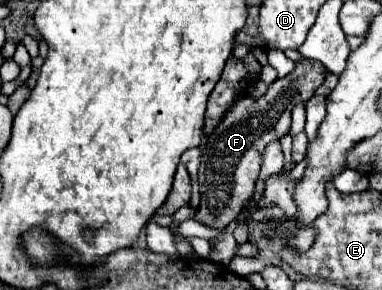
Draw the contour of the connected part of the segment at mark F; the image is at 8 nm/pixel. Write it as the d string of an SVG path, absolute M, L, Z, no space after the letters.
M301 60L291 74L275 80L267 94L259 100L249 96L239 98L229 112L221 118L217 128L205 136L199 162L199 194L201 204L195 212L195 220L209 228L225 228L229 222L237 218L243 204L253 196L255 180L261 168L261 154L267 142L285 136L291 126L291 108L297 102L307 102L313 92L321 86L327 70L319 62Z

